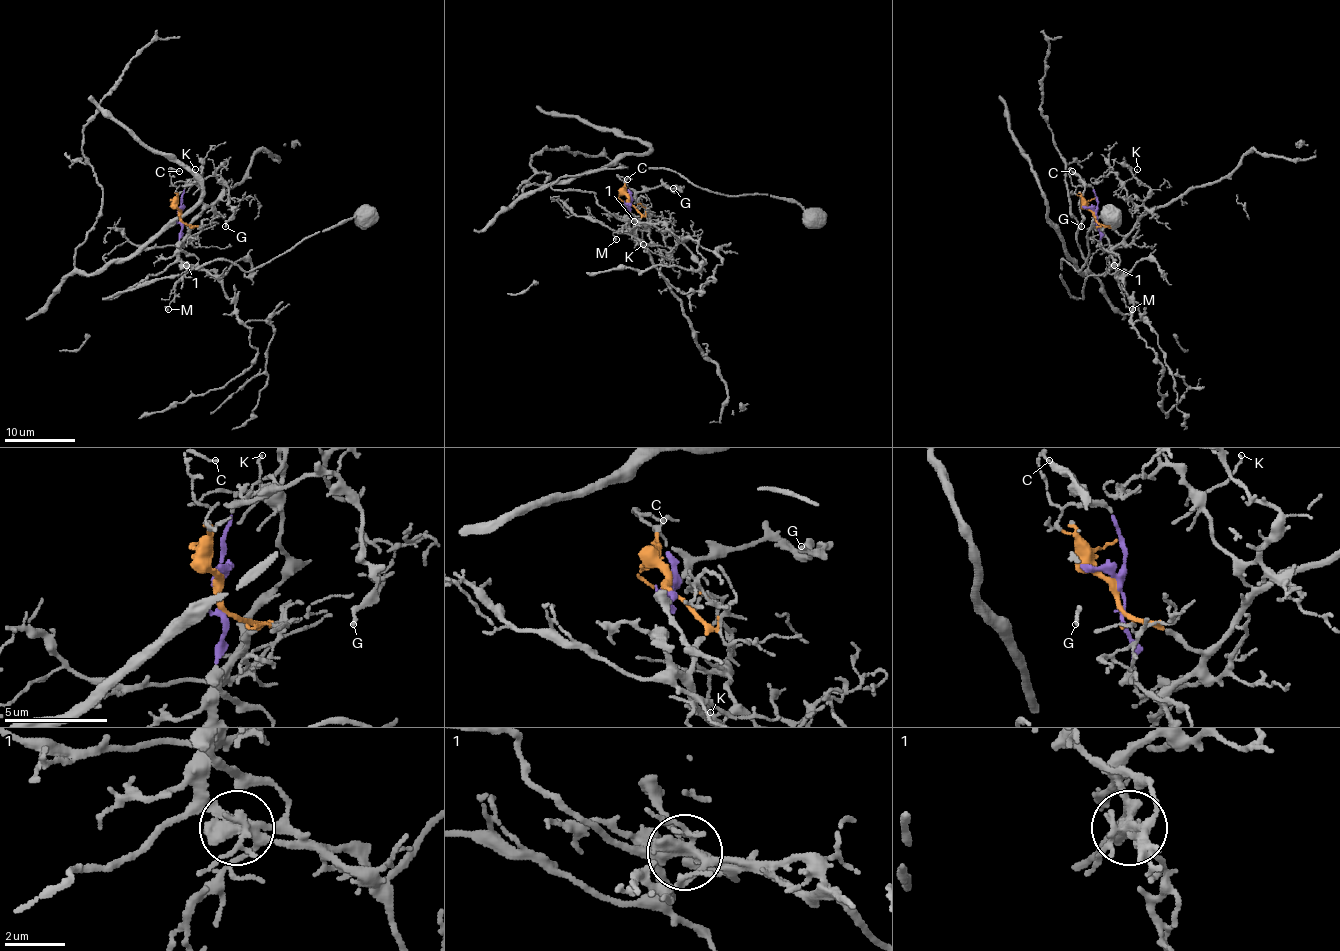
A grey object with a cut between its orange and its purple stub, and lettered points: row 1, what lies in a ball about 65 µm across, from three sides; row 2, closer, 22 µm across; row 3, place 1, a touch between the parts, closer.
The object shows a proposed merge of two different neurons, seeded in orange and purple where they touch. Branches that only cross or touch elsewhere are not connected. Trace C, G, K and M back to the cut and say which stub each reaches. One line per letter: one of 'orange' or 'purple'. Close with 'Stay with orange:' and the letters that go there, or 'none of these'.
C: orange
G: purple
K: orange
M: orange
Stay with orange: C, K, M

